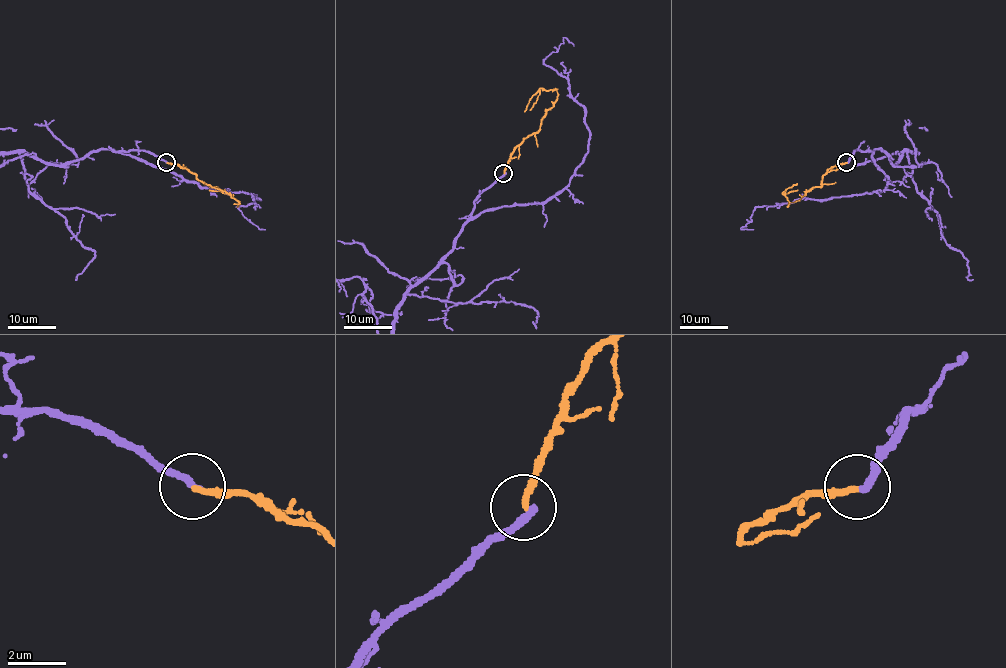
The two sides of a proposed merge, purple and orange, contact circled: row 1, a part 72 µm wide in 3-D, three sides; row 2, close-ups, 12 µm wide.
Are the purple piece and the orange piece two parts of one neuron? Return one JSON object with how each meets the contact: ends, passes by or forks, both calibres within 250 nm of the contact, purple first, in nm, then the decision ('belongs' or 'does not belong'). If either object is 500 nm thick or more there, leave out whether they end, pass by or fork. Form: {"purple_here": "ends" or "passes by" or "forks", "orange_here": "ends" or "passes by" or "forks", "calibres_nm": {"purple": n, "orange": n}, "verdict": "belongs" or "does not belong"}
{"purple_here": "ends", "orange_here": "ends", "calibres_nm": {"purple": 240, "orange": 180}, "verdict": "does not belong"}

